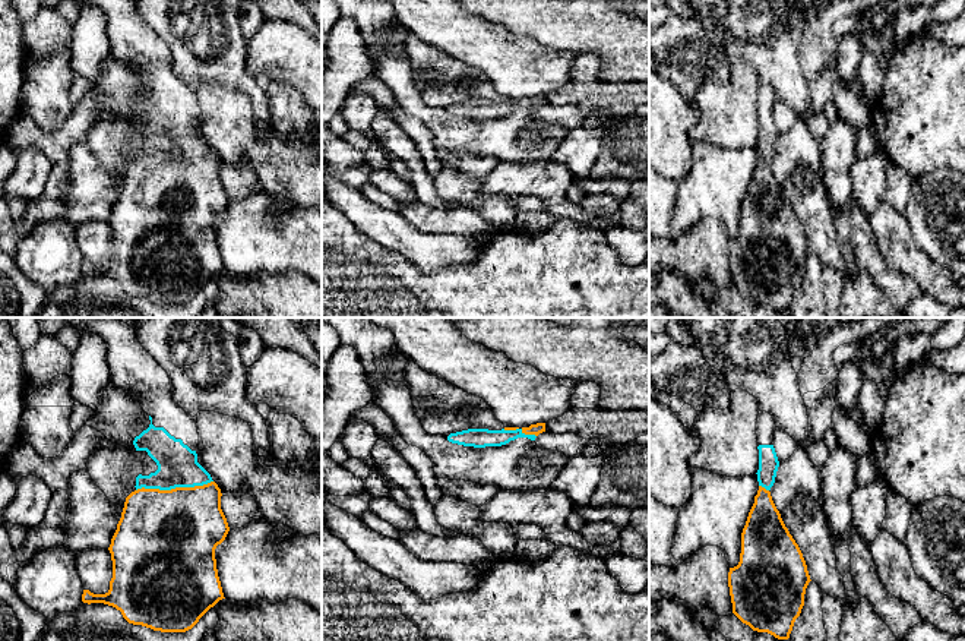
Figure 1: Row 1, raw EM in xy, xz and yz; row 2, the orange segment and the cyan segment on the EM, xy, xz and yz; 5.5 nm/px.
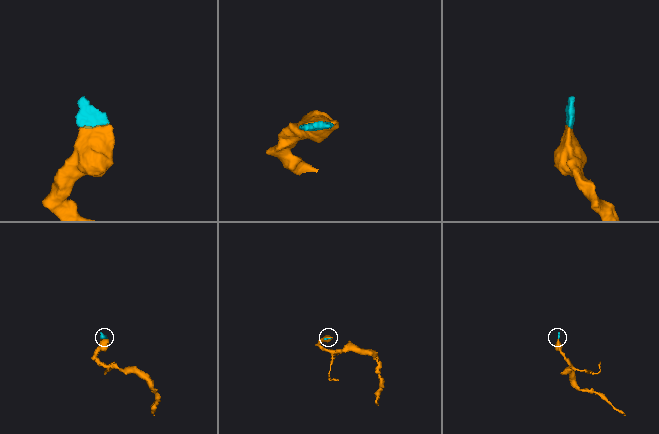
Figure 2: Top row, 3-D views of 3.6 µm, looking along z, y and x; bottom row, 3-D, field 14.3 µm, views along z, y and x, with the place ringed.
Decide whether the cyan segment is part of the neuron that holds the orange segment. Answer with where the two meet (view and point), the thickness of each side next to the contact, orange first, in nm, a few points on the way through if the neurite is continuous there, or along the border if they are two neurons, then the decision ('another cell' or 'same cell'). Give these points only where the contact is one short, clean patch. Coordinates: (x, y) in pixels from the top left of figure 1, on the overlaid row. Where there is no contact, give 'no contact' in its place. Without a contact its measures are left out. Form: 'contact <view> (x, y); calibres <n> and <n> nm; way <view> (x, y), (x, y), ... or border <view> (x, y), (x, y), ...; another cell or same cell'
contact xy (176, 488); calibres 480 and 220 nm; way xy (174, 533), (176, 488), (177, 464); same cell

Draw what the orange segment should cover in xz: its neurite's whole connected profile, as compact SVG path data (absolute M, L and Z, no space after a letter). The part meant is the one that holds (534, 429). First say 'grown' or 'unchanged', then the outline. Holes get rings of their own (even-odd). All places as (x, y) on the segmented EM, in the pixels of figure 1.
grown; M537 423L522 429L519 427L504 427L502 430L468 429L450 433L447 436L447 441L452 443L474 448L502 446L518 438L528 438L531 441L535 441L535 438L542 432L545 432L545 423Z

